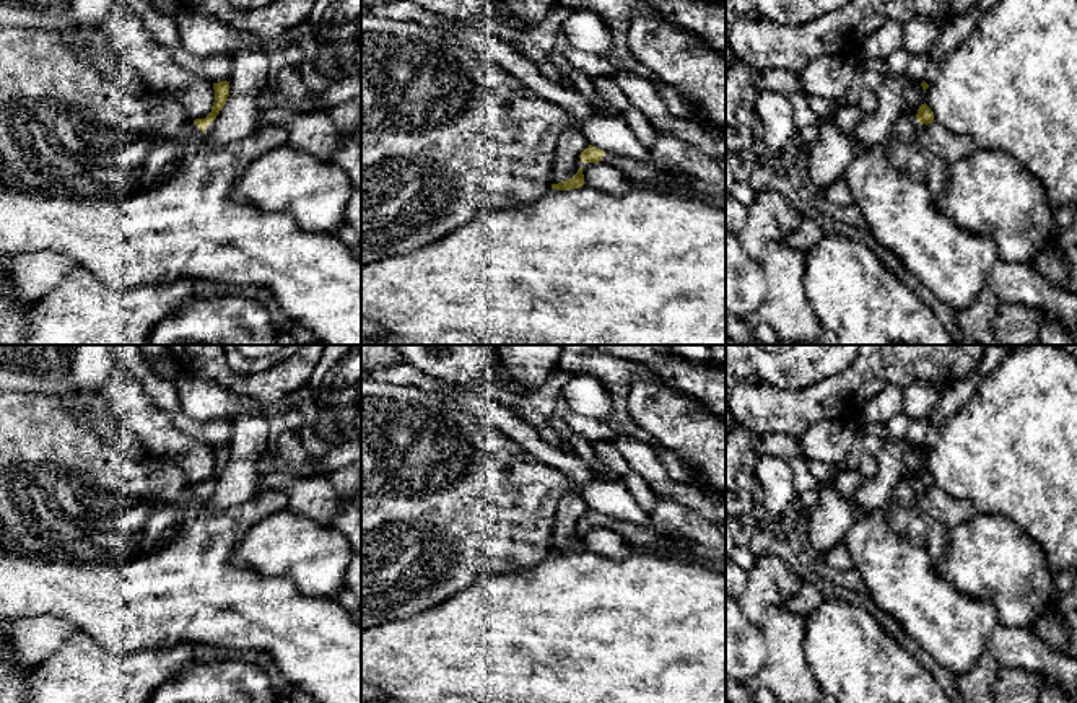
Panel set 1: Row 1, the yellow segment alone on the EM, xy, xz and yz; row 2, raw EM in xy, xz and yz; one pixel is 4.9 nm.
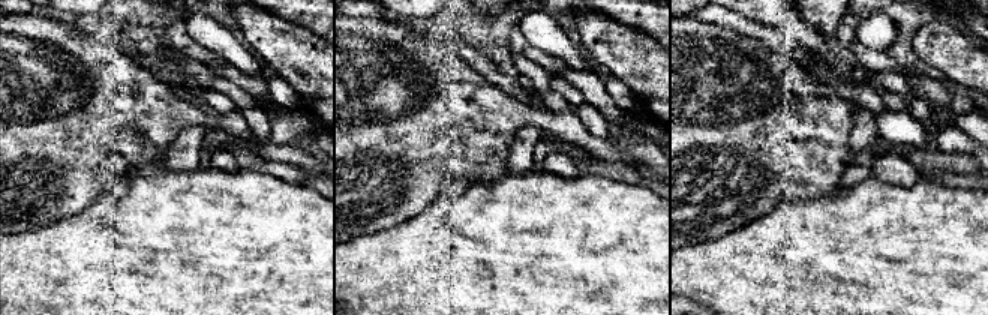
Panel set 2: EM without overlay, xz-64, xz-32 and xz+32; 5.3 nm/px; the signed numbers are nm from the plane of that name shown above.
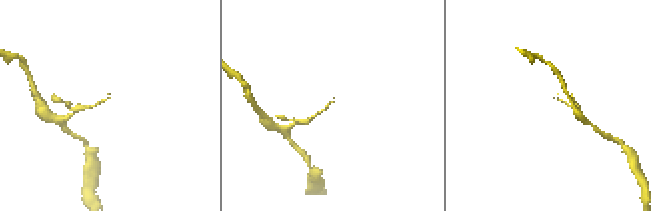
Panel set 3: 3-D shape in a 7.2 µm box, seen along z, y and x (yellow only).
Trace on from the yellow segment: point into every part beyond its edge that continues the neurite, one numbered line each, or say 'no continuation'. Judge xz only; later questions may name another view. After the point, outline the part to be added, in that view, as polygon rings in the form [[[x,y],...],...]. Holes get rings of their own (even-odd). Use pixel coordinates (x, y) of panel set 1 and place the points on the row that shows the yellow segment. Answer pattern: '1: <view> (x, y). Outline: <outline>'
1: xz (632, 168). Outline: [[[608,151],[604,153],[602,161],[618,168],[628,179],[672,179],[682,184],[696,184],[693,176],[677,166],[662,169],[656,164]]]

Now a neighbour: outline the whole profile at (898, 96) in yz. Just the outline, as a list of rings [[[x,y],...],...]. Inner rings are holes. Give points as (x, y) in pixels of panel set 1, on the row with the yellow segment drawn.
[[[888,75],[877,91],[877,98],[877,111],[864,116],[852,132],[852,140],[867,146],[883,143],[892,137],[892,129],[901,117],[916,119],[919,106],[926,103],[922,86],[911,83],[905,75]]]

